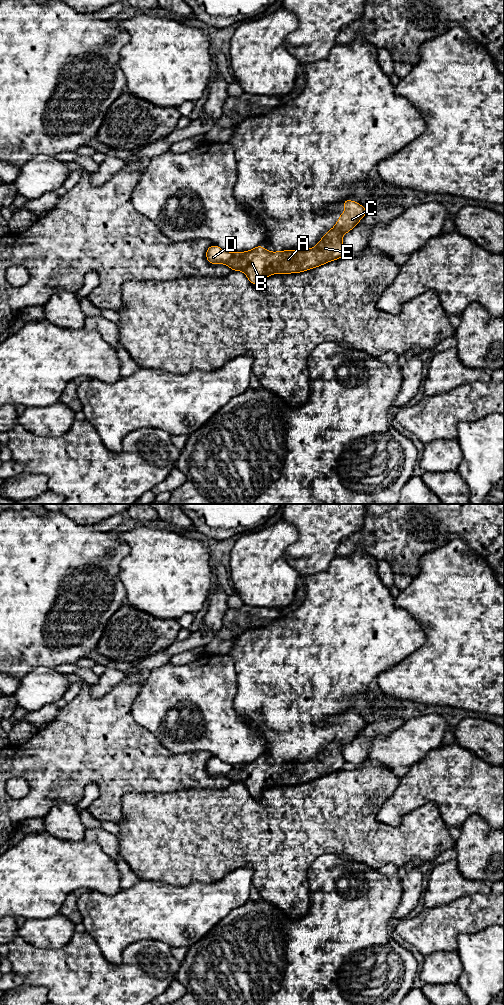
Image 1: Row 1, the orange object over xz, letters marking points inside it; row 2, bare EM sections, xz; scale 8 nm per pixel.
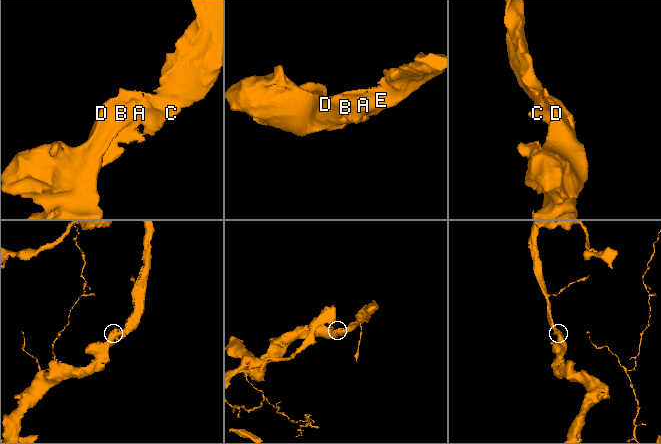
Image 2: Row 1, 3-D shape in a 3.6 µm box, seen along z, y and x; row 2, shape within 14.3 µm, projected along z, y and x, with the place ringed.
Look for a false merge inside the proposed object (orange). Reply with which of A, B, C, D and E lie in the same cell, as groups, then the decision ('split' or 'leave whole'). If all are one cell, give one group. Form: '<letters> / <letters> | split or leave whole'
A B C D E | leave whole

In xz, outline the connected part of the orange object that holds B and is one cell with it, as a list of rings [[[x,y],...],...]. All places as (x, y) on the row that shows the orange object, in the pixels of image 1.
[[[345,200],[342,203],[346,209],[337,223],[313,248],[271,252],[260,244],[250,251],[227,252],[212,245],[206,251],[207,261],[227,265],[233,271],[243,271],[252,284],[259,286],[263,279],[272,274],[304,272],[338,260],[345,251],[343,235],[352,230],[368,212],[358,202]]]

